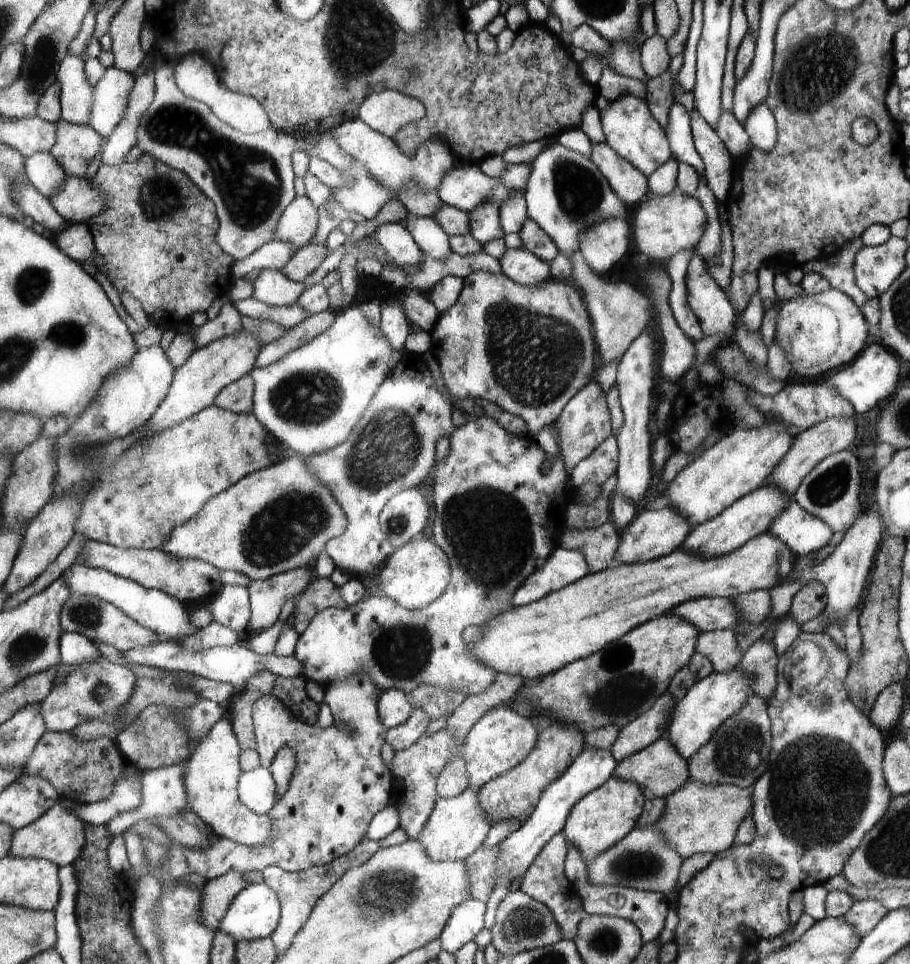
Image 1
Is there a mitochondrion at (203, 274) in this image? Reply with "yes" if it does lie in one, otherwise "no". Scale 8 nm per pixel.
no

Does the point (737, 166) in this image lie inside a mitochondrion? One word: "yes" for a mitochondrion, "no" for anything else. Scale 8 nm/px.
no

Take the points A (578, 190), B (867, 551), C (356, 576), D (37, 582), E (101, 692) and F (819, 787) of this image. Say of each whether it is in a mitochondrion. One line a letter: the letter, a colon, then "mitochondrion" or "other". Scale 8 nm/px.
A: mitochondrion
B: other
C: other
D: other
E: mitochondrion
F: mitochondrion

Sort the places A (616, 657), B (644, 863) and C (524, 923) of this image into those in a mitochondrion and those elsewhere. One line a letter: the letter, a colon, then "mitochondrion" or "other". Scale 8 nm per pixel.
A: mitochondrion
B: mitochondrion
C: mitochondrion

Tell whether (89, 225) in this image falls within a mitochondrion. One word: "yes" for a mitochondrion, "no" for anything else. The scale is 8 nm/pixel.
no

